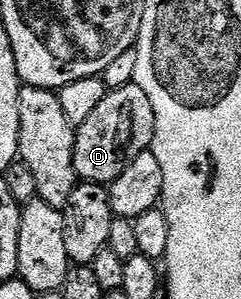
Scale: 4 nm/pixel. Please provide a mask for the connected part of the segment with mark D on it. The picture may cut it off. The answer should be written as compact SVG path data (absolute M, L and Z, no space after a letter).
M129 84L124 87L107 89L104 100L76 127L74 135L74 173L83 182L94 182L106 186L114 182L124 168L136 156L154 145L156 116L152 112L152 100L144 96L144 88Z

